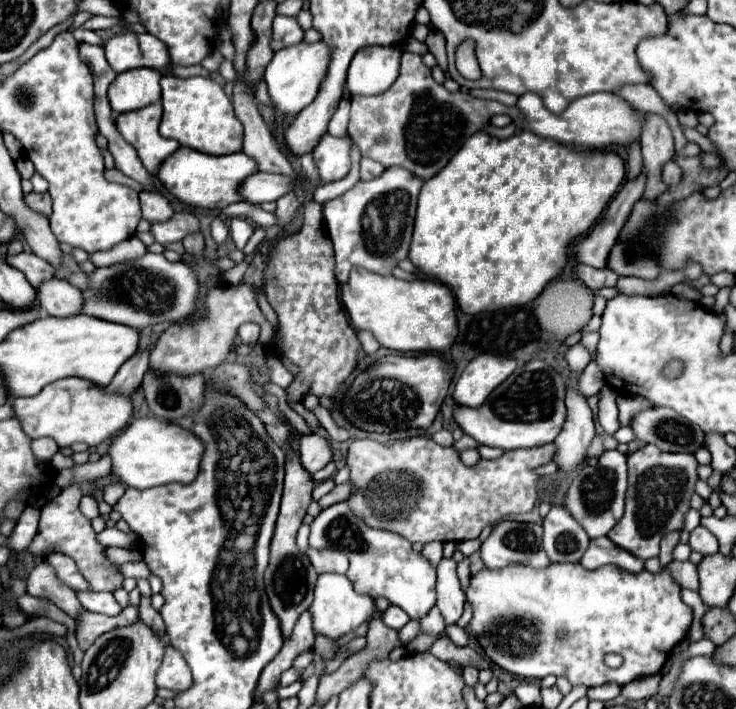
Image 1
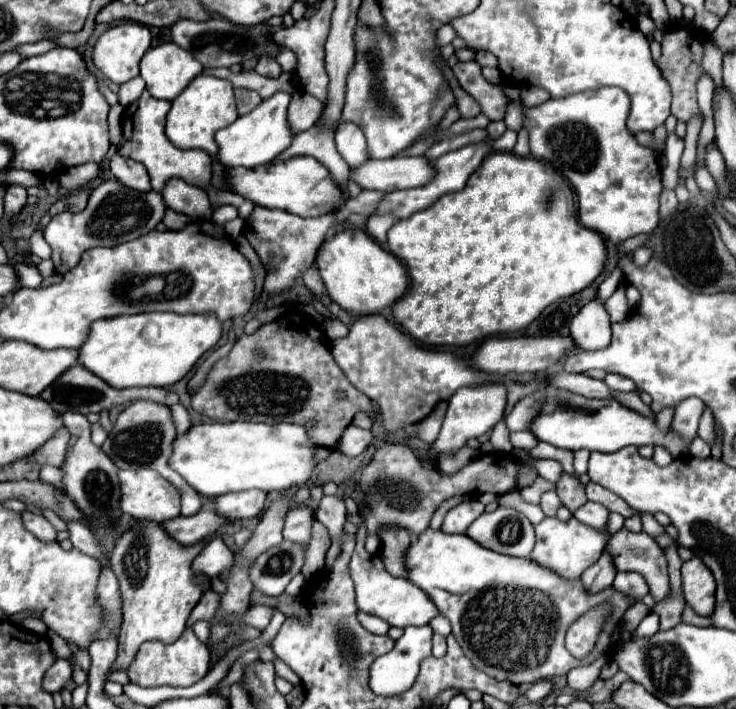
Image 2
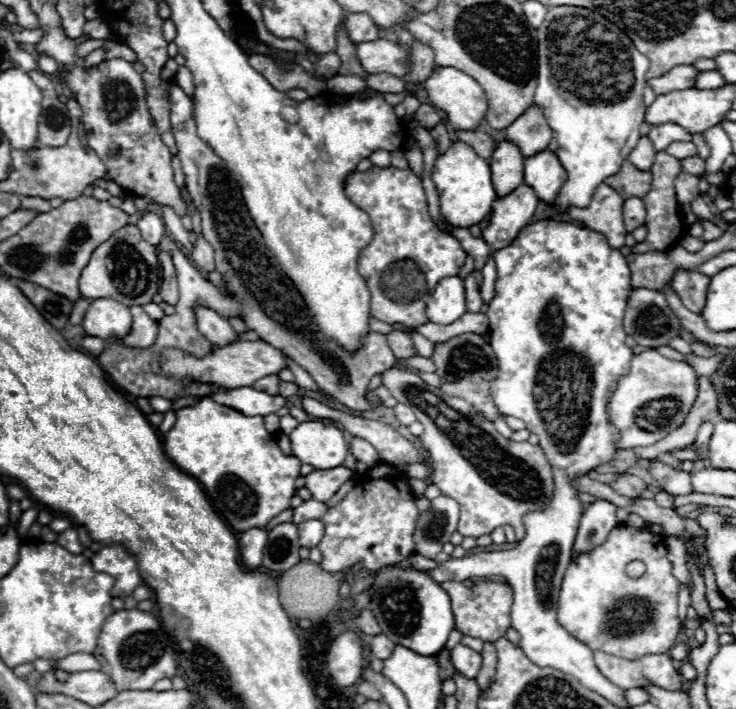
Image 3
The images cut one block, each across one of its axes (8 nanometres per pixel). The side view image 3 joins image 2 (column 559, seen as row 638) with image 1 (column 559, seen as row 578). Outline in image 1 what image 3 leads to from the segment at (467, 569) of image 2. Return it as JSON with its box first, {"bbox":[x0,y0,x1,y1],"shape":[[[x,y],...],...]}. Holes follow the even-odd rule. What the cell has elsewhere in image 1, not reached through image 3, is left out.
{"bbox":[466,564,692,688],"shape":[[[518,564],[518,566],[506,566],[506,568],[500,568],[500,570],[490,570],[490,568],[482,568],[478,574],[474,574],[470,578],[470,584],[466,588],[466,596],[468,596],[468,602],[472,604],[472,620],[470,620],[470,632],[476,636],[478,644],[482,646],[482,650],[486,652],[486,656],[496,664],[500,666],[502,670],[510,672],[510,674],[516,674],[520,678],[546,678],[550,674],[554,676],[566,676],[568,682],[572,686],[586,686],[586,688],[592,688],[592,686],[602,686],[606,682],[616,682],[620,686],[632,682],[632,680],[638,680],[638,678],[644,678],[644,676],[650,676],[650,674],[656,674],[662,670],[662,666],[666,664],[672,648],[682,642],[688,634],[688,628],[692,624],[692,608],[688,608],[682,598],[680,598],[680,586],[672,580],[670,572],[668,570],[662,570],[660,574],[650,574],[646,570],[642,570],[640,574],[624,574],[622,570],[614,570],[614,566],[604,566],[600,570],[586,570],[582,568],[580,564],[548,564],[546,568],[530,568],[530,566],[524,566],[524,564]],[[606,654],[620,654],[624,658],[622,666],[618,668],[610,668],[604,664],[604,656]]]}

